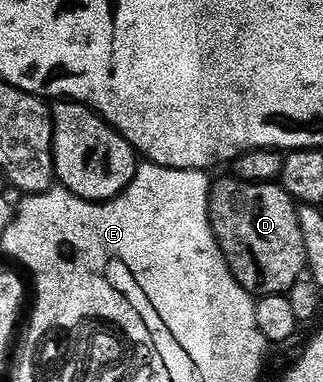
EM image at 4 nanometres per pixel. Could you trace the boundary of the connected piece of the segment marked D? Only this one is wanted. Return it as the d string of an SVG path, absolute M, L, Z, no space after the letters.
M228 175L224 181L216 180L212 184L209 211L211 226L215 232L215 242L221 247L227 268L233 271L243 290L252 295L287 294L293 287L293 283L297 283L297 279L305 272L307 256L305 239L301 239L297 202L285 192L282 185L278 183L254 185Z

